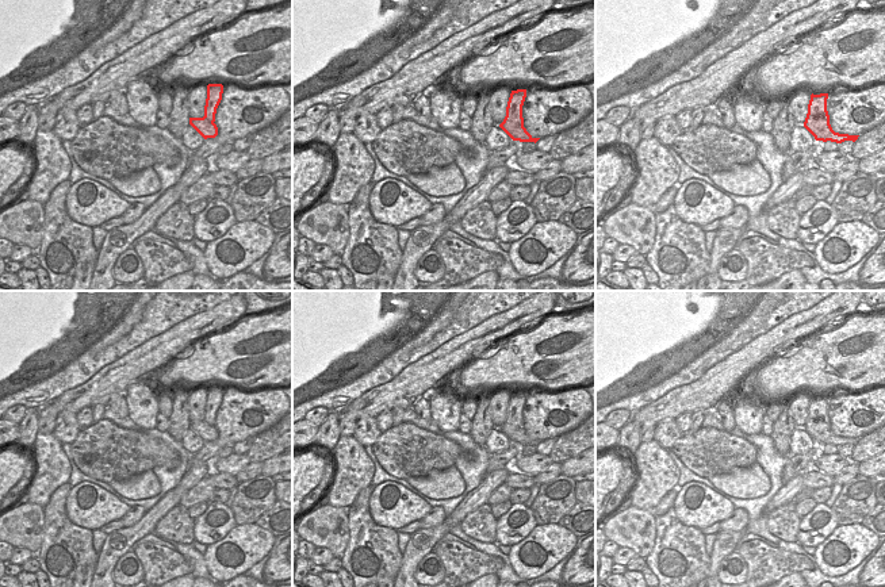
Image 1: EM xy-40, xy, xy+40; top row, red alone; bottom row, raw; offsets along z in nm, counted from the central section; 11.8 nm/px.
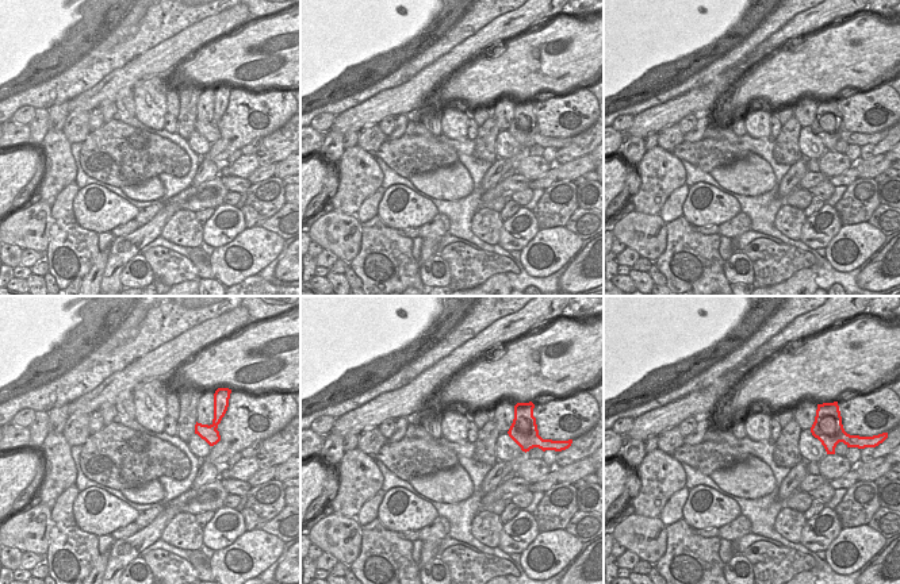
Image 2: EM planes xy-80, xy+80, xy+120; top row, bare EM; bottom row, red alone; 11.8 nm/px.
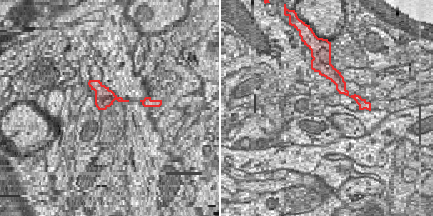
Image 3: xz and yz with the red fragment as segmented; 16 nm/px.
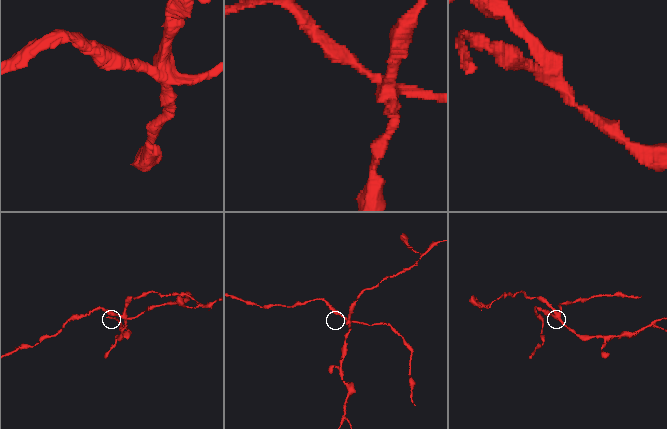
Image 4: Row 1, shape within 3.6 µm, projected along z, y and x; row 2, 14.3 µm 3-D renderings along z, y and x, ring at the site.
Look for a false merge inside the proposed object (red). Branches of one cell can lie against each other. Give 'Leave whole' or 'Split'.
Split.

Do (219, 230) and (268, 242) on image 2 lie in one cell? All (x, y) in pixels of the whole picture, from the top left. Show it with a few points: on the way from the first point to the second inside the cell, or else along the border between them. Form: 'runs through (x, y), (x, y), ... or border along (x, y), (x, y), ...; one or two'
border along (245, 227), (229, 242), (214, 248); two

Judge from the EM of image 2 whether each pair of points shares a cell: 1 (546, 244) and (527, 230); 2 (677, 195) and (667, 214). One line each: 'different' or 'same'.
1: different
2: same

